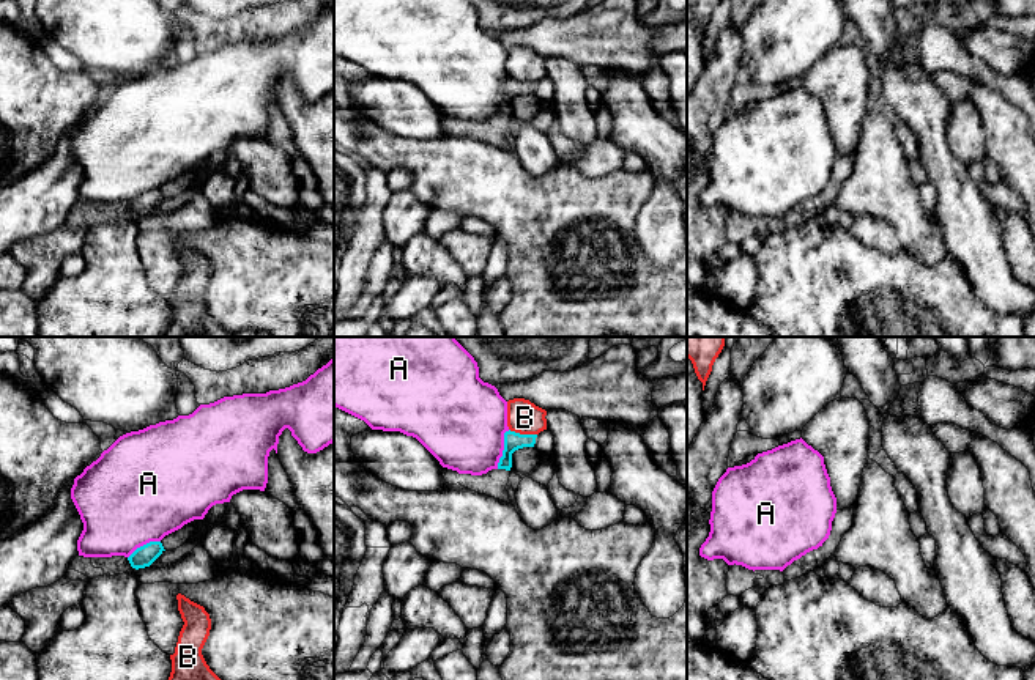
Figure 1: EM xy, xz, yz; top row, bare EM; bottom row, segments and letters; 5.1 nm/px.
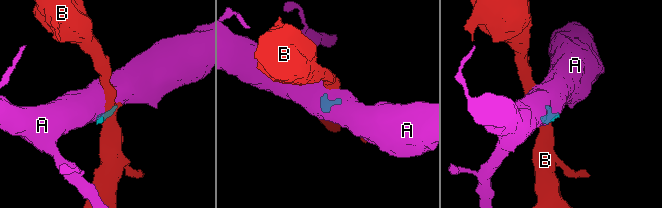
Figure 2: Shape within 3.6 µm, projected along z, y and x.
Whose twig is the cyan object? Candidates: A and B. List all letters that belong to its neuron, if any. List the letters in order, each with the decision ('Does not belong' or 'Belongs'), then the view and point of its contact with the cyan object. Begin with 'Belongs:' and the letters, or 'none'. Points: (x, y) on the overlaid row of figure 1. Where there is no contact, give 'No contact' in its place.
Belongs: none
A: Does not belong. Touches cyan at xz (504, 449)
B: Does not belong. Touches cyan at xz (523, 435)

